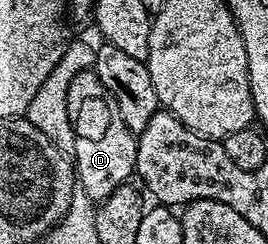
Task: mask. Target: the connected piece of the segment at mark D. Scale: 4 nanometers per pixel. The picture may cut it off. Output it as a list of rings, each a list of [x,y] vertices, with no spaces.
[[[93,71],[75,75],[68,89],[68,117],[75,136],[73,164],[78,188],[96,203],[103,201],[117,187],[128,184],[137,163],[136,134],[125,127],[113,95]]]

